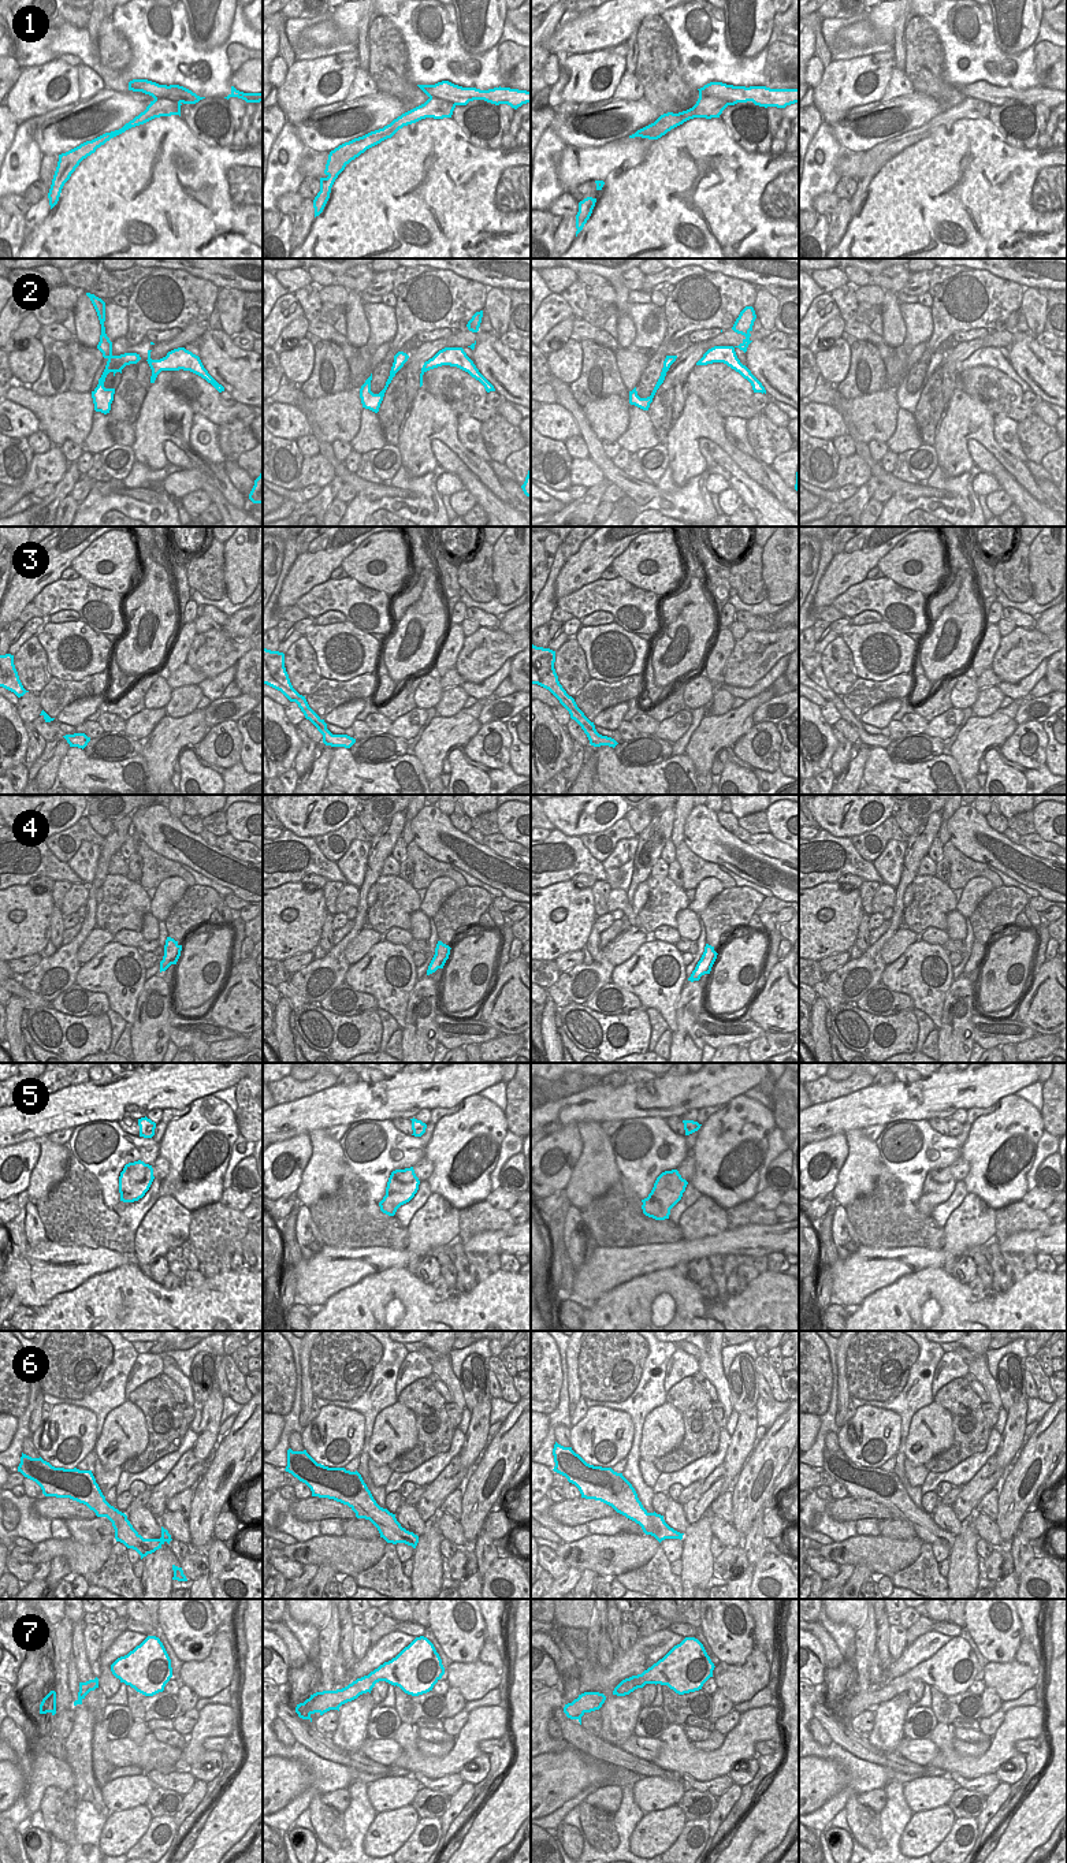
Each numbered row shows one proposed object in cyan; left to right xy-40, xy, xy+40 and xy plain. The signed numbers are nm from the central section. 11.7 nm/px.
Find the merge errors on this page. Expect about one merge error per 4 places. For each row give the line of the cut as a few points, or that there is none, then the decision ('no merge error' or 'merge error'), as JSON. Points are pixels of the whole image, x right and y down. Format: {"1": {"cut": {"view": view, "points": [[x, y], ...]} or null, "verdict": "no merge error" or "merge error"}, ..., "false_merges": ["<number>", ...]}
{"1": {"cut": {"view": "xy+40", "points": [[699, 95], [720, 97], [731, 104]]}, "verdict": "merge error"}, "2": {"cut": {"view": "xy+40", "points": [[750, 371], [747, 374], [748, 380]]}, "verdict": "merge error"}, "3": {"cut": null, "verdict": "no merge error"}, "4": {"cut": null, "verdict": "no merge error"}, "5": {"cut": null, "verdict": "no merge error"}, "6": {"cut": null, "verdict": "no merge error"}, "7": {"cut": null, "verdict": "no merge error"}, "false_merges": ["1", "2"]}

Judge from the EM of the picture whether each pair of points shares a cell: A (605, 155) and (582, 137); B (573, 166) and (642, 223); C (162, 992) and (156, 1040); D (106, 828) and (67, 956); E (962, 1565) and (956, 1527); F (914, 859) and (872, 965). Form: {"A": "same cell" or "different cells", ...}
{"A": "different cells", "B": "different cells", "C": "same cell", "D": "different cells", "E": "different cells", "F": "same cell"}

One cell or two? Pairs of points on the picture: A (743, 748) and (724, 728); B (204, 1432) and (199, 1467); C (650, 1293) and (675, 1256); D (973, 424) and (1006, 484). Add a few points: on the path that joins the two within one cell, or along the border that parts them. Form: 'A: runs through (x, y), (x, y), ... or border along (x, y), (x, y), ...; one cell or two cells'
A: border along (754, 724), (732, 746); two cells
B: border along (192, 1449), (197, 1458), (205, 1460); two cells
C: border along (673, 1267), (640, 1274), (635, 1278); two cells
D: border along (966, 441), (978, 441), (1010, 472); two cells

